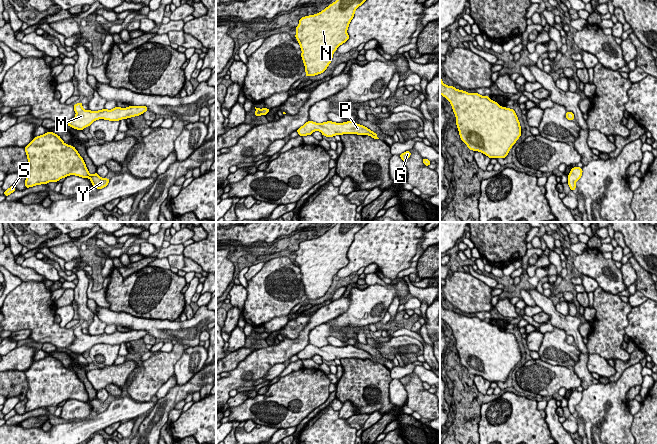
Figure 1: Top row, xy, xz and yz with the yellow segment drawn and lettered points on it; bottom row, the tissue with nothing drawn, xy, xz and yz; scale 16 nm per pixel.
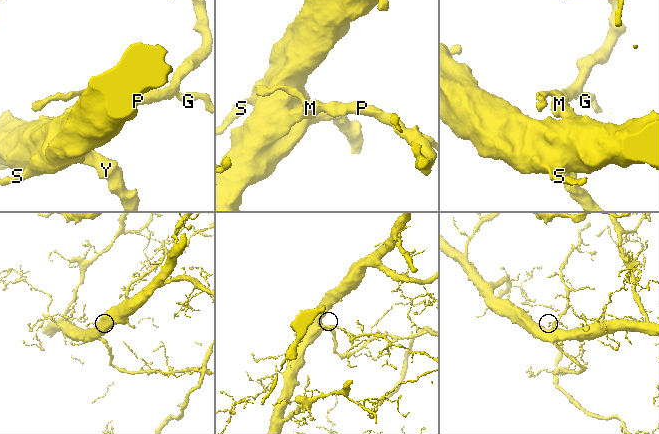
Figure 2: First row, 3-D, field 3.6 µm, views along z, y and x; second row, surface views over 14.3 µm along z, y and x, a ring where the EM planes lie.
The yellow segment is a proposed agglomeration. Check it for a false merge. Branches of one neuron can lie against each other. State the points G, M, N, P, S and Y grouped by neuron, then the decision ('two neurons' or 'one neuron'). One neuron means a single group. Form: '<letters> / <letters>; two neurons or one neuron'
G M N P S Y; one neuron

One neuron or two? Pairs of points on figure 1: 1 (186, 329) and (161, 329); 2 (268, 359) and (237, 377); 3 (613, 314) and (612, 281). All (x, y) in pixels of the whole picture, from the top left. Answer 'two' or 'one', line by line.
1: one
2: one
3: two

